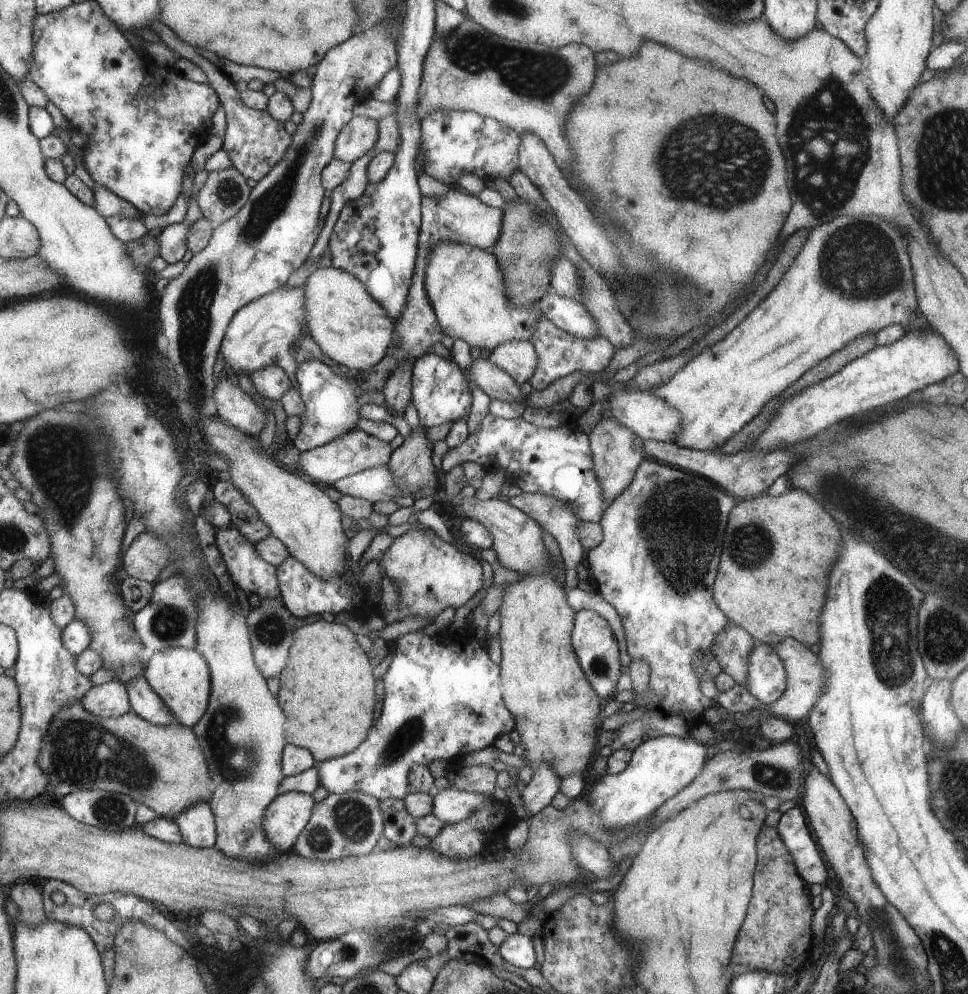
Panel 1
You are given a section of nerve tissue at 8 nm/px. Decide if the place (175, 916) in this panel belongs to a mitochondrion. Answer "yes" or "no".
no

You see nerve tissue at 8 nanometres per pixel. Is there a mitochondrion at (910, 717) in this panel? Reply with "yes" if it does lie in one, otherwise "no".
no

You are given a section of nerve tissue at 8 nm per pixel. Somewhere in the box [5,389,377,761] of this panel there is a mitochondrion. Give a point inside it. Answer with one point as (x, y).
(61, 458)

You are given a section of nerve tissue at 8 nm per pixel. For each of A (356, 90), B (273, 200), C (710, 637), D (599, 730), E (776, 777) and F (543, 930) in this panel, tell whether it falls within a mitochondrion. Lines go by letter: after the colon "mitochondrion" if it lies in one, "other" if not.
A: mitochondrion
B: mitochondrion
C: other
D: other
E: mitochondrion
F: other

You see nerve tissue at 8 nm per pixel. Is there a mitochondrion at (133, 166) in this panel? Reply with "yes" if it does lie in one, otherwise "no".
no

